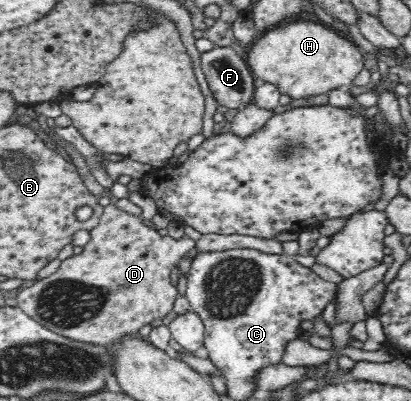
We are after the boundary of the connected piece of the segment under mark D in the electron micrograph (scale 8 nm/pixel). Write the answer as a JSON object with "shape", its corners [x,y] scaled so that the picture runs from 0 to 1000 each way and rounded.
{"shape":[[[265,509],[251,516],[251,529],[234,566],[209,576],[219,599],[202,611],[192,633],[175,633],[148,651],[134,678],[119,688],[88,698],[83,708],[44,728],[39,736],[41,763],[73,793],[107,813],[112,820],[136,828],[165,845],[200,855],[268,863],[282,855],[297,835],[333,830],[336,820],[370,796],[394,796],[411,776],[418,776],[423,746],[436,731],[418,708],[418,671],[455,636],[462,621],[477,621],[477,631],[550,626],[569,618],[603,618],[640,626],[642,631],[686,631],[676,599],[623,594],[603,586],[491,586],[482,601],[460,594],[421,596],[414,589],[384,584],[384,574],[353,561],[343,539],[328,539],[287,524],[282,514]]]}

